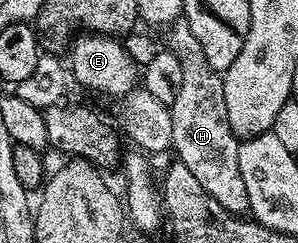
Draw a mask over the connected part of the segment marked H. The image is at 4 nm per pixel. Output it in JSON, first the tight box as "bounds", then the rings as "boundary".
{"bounds":[164,19,249,215],"boundary":[[[178,19],[164,30],[168,52],[179,59],[179,67],[183,71],[183,83],[179,83],[177,94],[173,100],[169,114],[171,115],[171,135],[173,143],[172,152],[176,160],[183,163],[183,167],[191,170],[191,175],[199,179],[199,187],[222,204],[227,211],[238,215],[249,213],[249,200],[247,199],[247,187],[243,187],[243,175],[239,175],[239,138],[234,133],[231,123],[227,119],[227,99],[223,99],[223,76],[216,73],[207,63],[207,55],[203,55],[203,47],[199,47],[199,39],[195,39],[195,31],[184,19]]]}

